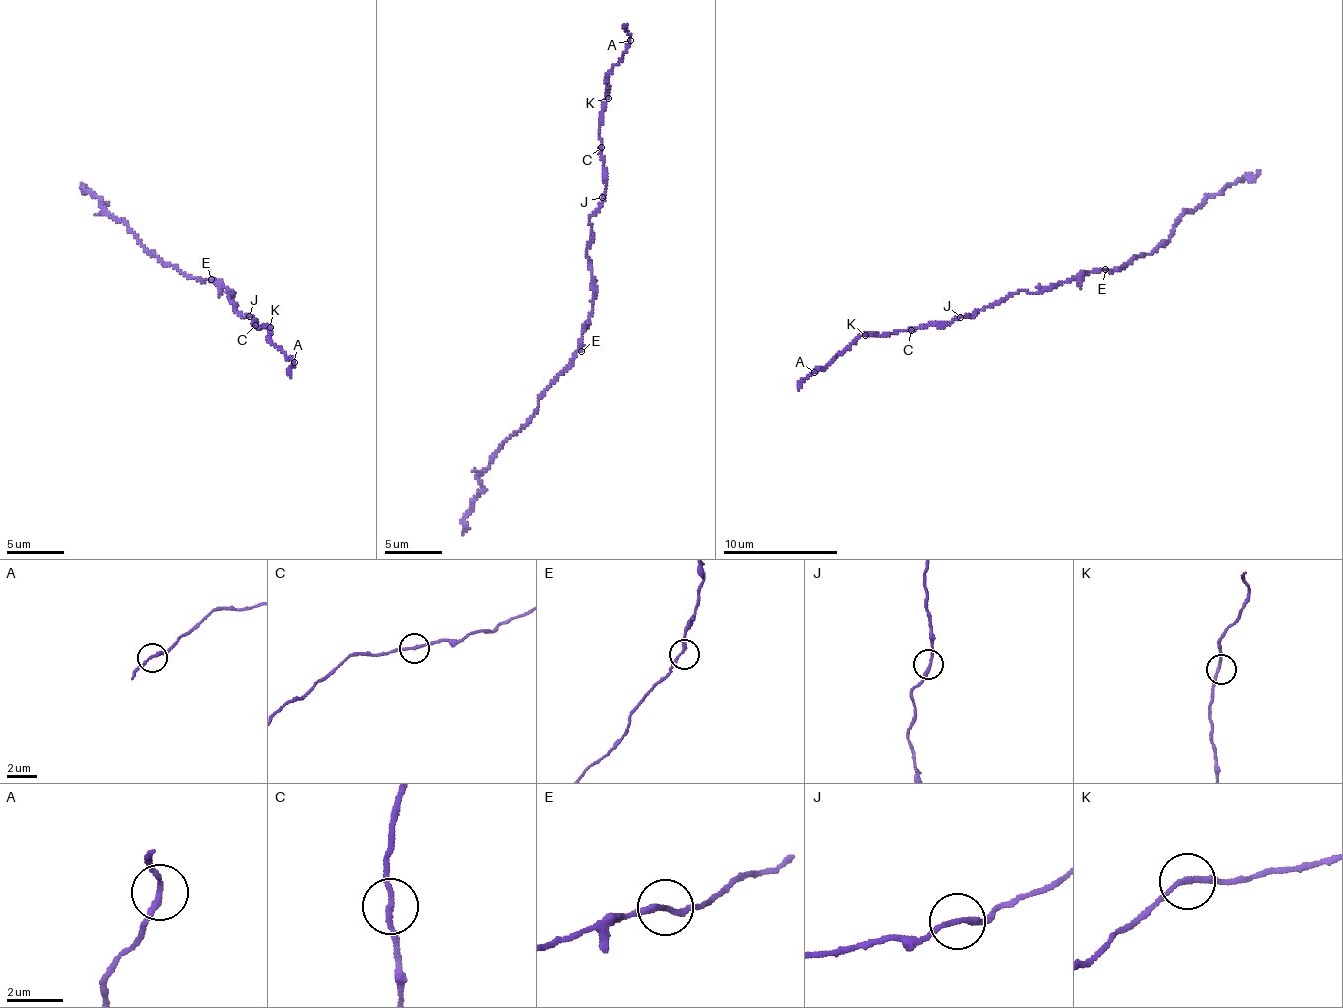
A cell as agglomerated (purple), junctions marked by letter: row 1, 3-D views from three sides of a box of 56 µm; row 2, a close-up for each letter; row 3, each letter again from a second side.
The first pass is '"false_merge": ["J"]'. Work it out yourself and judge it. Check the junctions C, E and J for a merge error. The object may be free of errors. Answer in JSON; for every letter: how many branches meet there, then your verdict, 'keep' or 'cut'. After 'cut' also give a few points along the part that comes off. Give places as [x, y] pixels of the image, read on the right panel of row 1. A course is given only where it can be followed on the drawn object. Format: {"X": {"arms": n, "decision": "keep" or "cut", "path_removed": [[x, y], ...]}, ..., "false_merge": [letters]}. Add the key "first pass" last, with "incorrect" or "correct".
{"C": {"arms": 2, "decision": "keep"}, "E": {"arms": 2, "decision": "keep"}, "J": {"arms": 2, "decision": "keep"}, "false_merge": [], "first pass": "incorrect"}

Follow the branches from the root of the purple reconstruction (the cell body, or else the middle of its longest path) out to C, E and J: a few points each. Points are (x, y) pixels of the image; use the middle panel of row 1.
C: (594, 292), (586, 251), (590, 245), (589, 218), (605, 191), (602, 147)
E: (594, 292), (589, 324), (582, 330), (581, 351)
J: (594, 292), (586, 251), (590, 245), (589, 218), (602, 197)

